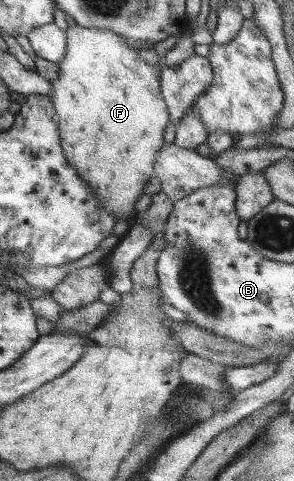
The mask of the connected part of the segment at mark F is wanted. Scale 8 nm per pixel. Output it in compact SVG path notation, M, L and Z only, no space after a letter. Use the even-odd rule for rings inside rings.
M68 26L66 54L58 62L58 78L52 80L51 101L56 111L60 143L70 167L91 187L99 206L109 211L118 221L134 221L138 198L153 177L153 162L158 150L165 144L164 132L168 126L169 110L162 98L160 81L155 68L140 55L140 49L129 46L132 40L110 30Z

